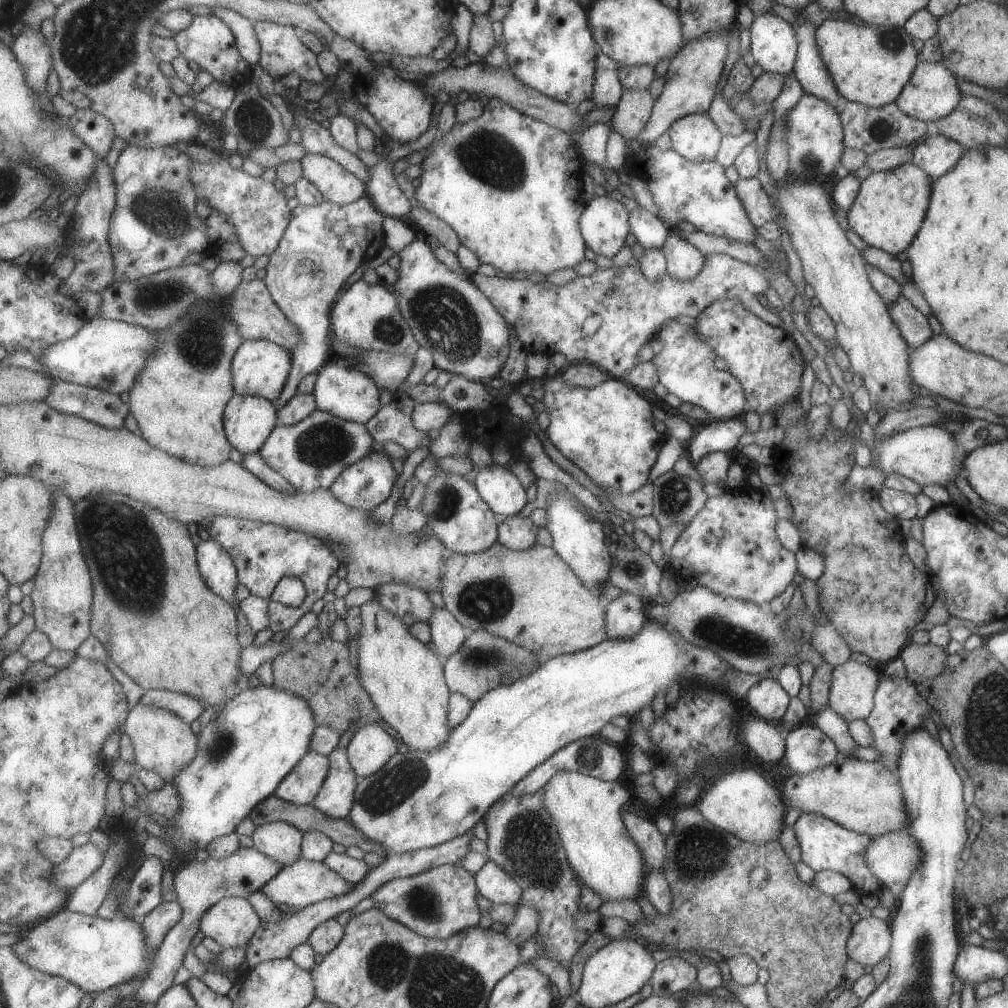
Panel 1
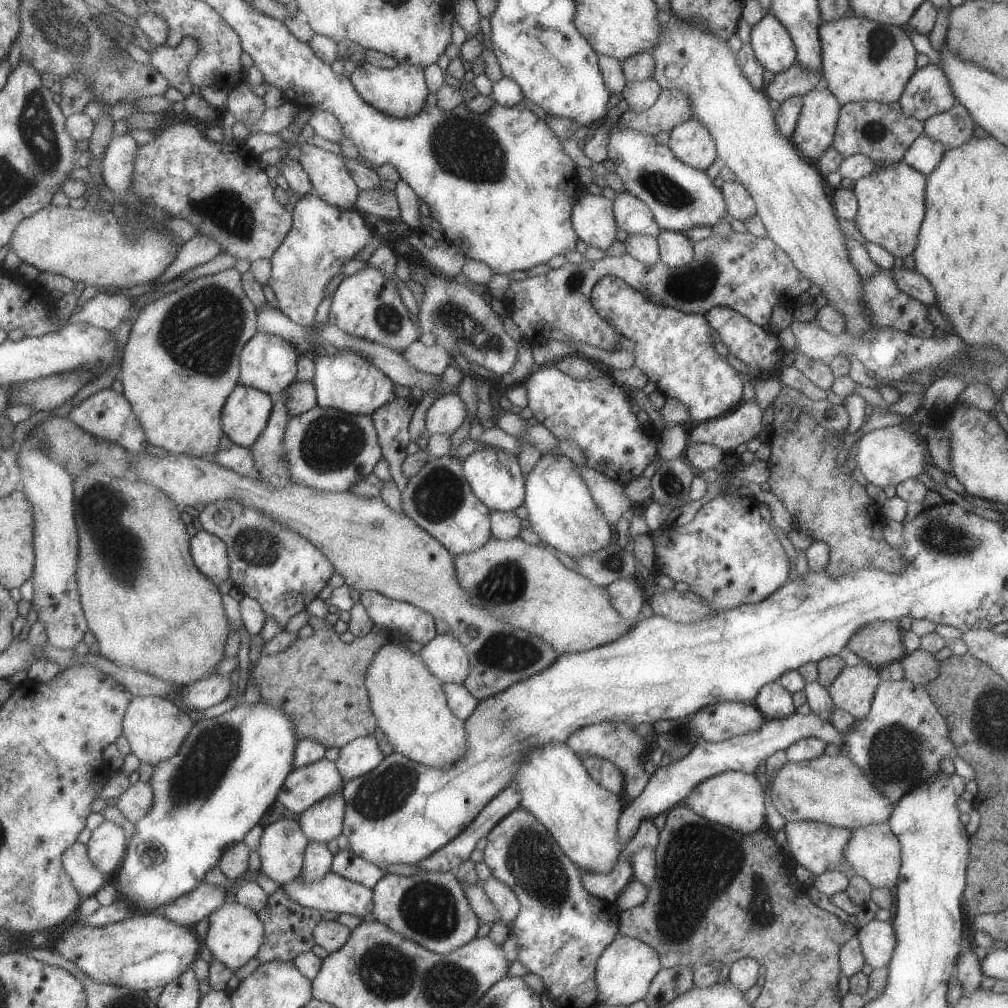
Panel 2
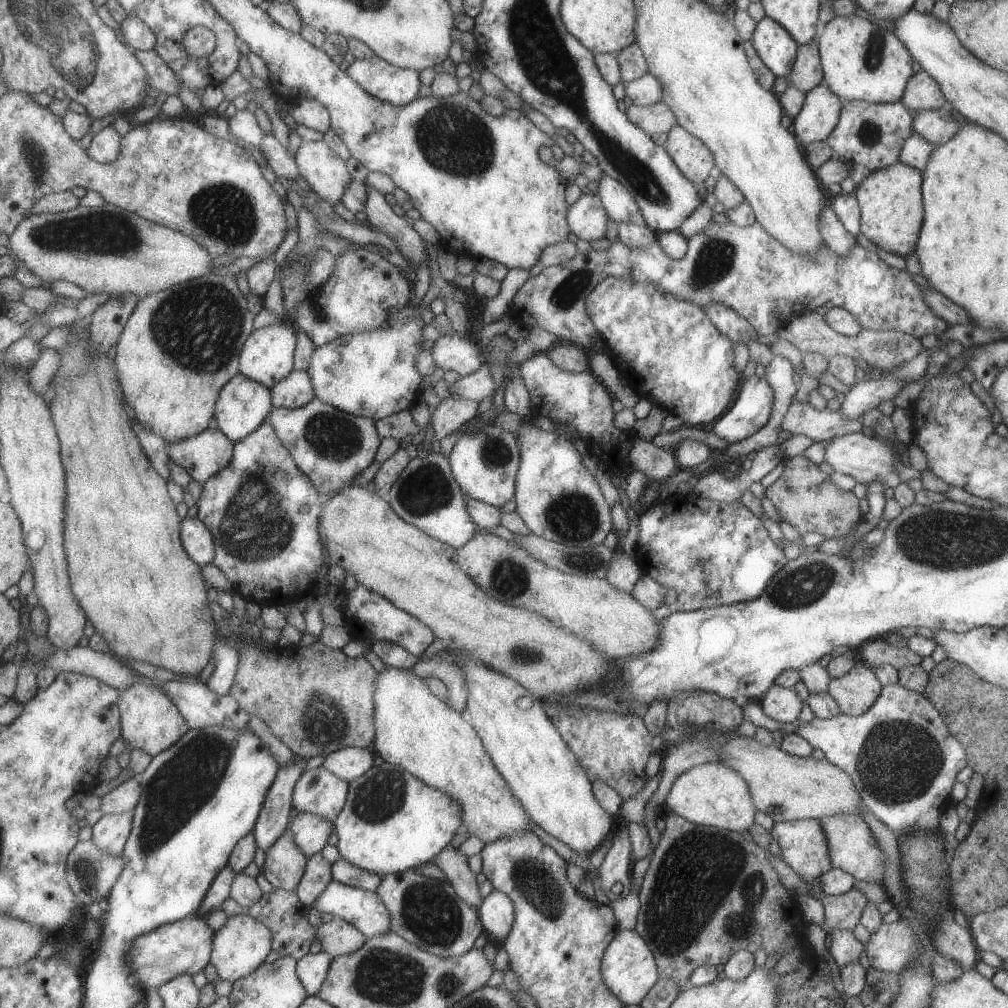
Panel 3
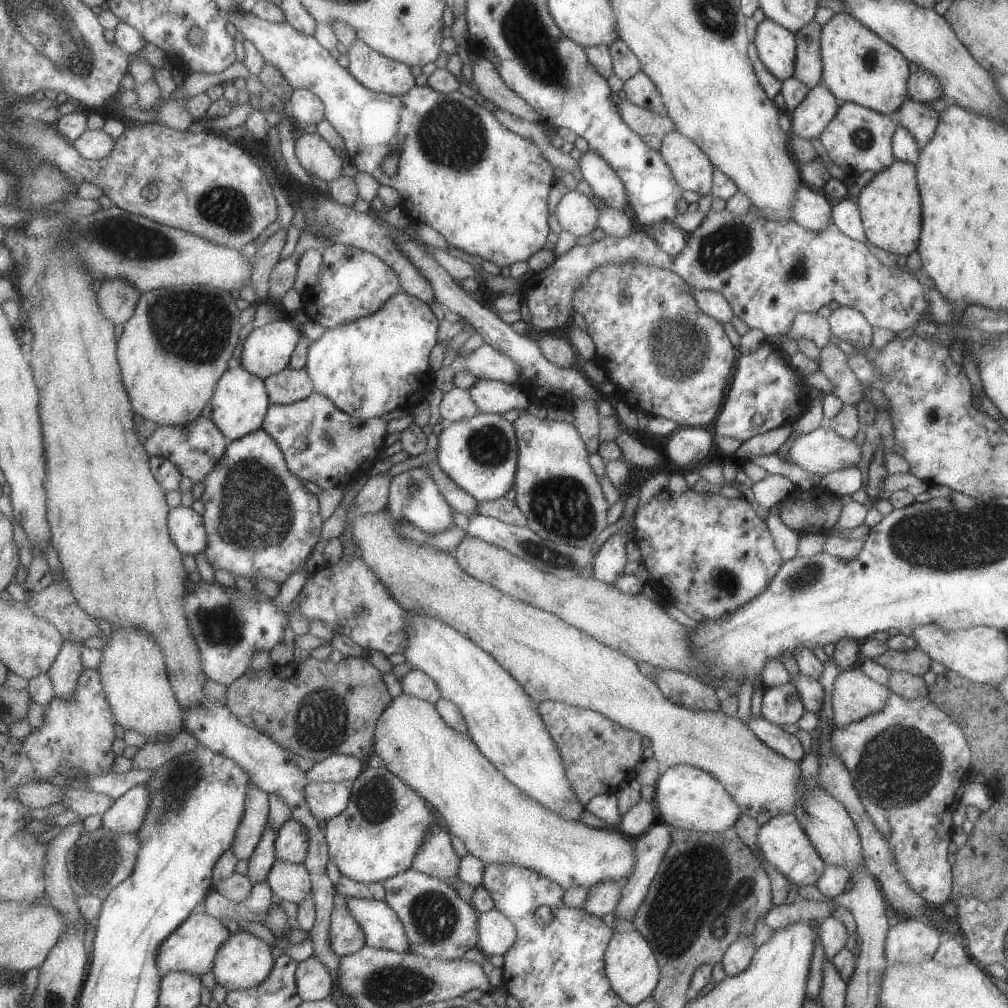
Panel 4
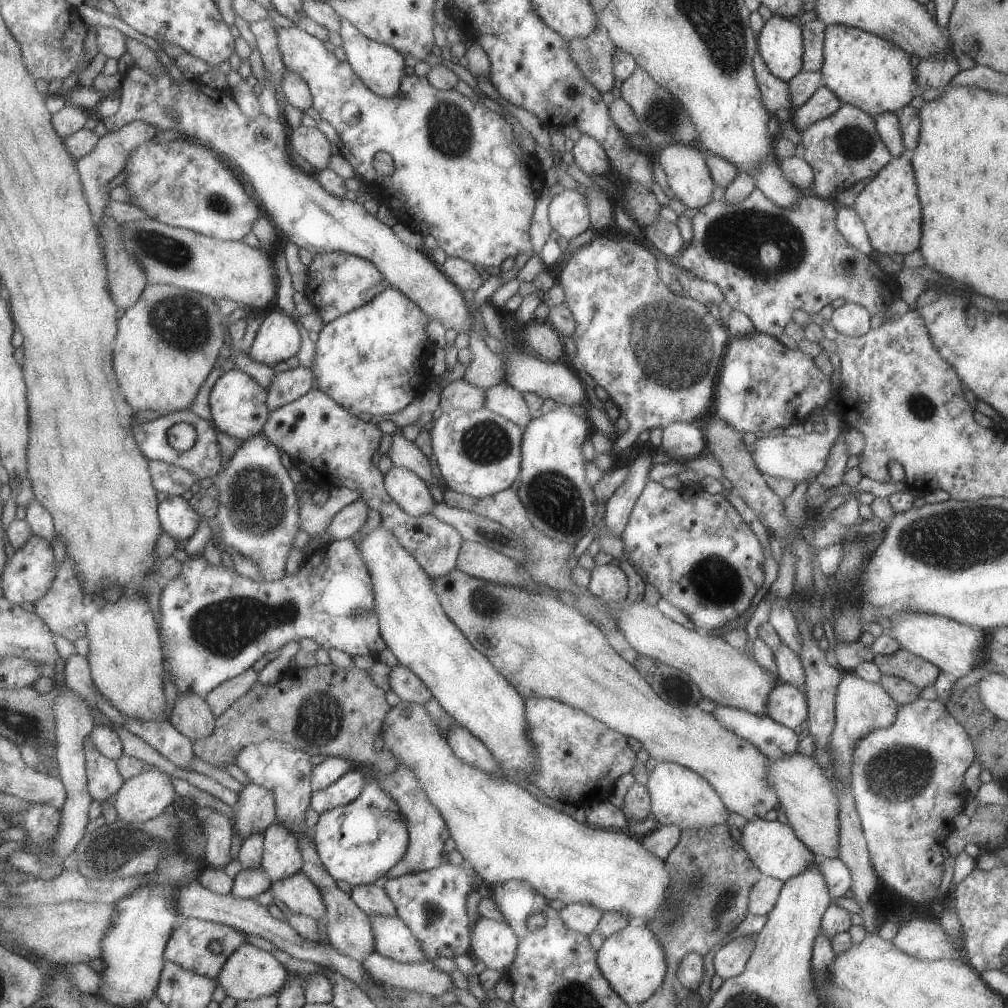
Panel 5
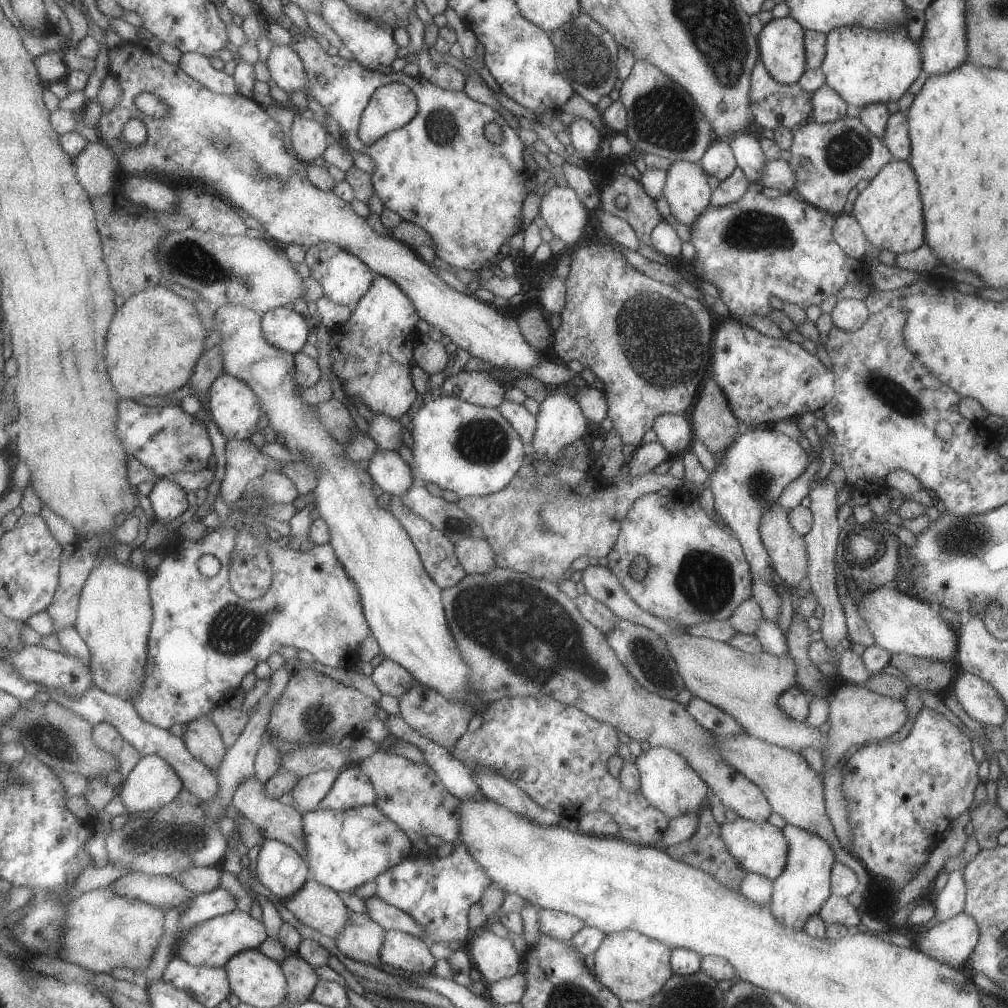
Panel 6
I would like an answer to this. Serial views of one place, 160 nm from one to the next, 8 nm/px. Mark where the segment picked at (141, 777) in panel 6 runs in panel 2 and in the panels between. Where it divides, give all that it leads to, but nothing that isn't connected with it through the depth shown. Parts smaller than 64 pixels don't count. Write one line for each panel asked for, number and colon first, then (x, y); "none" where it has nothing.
2: (107, 846)
3: (112, 832)
4: (128, 813)
5: (146, 796)

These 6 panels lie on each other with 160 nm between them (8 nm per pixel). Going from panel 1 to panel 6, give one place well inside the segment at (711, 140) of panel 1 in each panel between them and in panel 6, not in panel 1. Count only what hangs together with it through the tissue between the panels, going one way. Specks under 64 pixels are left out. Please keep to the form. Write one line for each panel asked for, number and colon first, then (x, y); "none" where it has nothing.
2: (690, 141)
3: (693, 160)
4: (690, 168)
5: (688, 178)
6: (686, 191)

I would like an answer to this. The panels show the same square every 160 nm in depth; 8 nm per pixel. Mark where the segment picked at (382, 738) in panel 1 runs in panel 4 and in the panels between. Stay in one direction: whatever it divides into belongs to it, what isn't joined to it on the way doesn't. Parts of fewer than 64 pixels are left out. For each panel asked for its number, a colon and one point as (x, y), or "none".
2: (358, 757)
3: (349, 763)
4: (338, 768)

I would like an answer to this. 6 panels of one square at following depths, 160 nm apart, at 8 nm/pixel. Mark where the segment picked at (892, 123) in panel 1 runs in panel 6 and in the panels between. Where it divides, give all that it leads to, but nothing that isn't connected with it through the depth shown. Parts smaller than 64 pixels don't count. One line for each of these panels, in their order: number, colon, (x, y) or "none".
2: (883, 133)
3: (869, 136)
4: (856, 139)
5: (844, 148)
6: (828, 160)

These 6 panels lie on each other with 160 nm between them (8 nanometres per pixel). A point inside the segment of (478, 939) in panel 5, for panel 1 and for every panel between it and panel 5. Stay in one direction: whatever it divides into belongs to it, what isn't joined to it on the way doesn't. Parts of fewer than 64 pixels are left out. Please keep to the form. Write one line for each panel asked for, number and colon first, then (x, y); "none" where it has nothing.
1: (492, 882)
2: (504, 900)
3: (496, 914)
4: (495, 933)

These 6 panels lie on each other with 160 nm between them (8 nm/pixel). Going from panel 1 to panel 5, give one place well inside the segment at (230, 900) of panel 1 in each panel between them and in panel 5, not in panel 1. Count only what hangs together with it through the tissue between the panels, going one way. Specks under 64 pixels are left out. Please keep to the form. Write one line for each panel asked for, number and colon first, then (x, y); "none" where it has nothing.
2: (236, 934)
3: (241, 945)
4: (246, 961)
5: (250, 973)

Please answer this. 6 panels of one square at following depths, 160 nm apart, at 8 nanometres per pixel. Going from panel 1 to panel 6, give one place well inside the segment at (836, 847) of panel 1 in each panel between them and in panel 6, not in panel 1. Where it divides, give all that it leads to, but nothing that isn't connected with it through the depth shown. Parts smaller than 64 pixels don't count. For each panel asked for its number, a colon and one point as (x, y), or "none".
2: (817, 847)
3: (802, 845)
4: (782, 843)
5: (772, 847)
6: (759, 848)

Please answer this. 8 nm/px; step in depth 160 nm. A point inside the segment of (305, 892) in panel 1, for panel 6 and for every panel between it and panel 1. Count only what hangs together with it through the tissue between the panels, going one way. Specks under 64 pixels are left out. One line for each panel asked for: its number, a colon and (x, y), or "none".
2: (334, 893)
3: (363, 909)
4: (383, 930)
5: (394, 940)
6: (401, 951)

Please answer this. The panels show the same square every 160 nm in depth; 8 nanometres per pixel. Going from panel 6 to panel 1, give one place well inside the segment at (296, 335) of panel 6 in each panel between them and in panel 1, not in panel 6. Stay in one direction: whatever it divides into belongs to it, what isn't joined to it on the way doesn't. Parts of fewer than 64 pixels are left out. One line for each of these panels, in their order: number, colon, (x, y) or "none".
1: (261, 367)
2: (269, 363)
3: (268, 357)
4: (268, 350)
5: (278, 339)

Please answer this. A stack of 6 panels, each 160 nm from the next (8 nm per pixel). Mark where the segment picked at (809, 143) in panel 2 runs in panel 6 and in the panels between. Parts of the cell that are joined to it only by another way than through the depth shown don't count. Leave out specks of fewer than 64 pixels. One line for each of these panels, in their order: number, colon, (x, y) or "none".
3: (819, 113)
4: (807, 120)
5: (823, 103)
6: (827, 106)

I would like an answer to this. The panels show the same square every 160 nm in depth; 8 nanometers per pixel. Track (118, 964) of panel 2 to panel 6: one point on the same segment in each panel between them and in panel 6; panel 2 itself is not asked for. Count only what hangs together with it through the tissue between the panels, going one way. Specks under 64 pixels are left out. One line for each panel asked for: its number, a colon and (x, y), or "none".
3: (186, 946)
4: (194, 948)
5: (203, 946)
6: (215, 942)

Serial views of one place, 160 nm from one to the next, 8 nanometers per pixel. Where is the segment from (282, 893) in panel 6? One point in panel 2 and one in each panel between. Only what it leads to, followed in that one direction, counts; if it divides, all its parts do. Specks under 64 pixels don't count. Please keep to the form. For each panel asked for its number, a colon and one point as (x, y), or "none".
2: (324, 821)
3: (311, 832)
4: (292, 845)
5: (282, 858)

